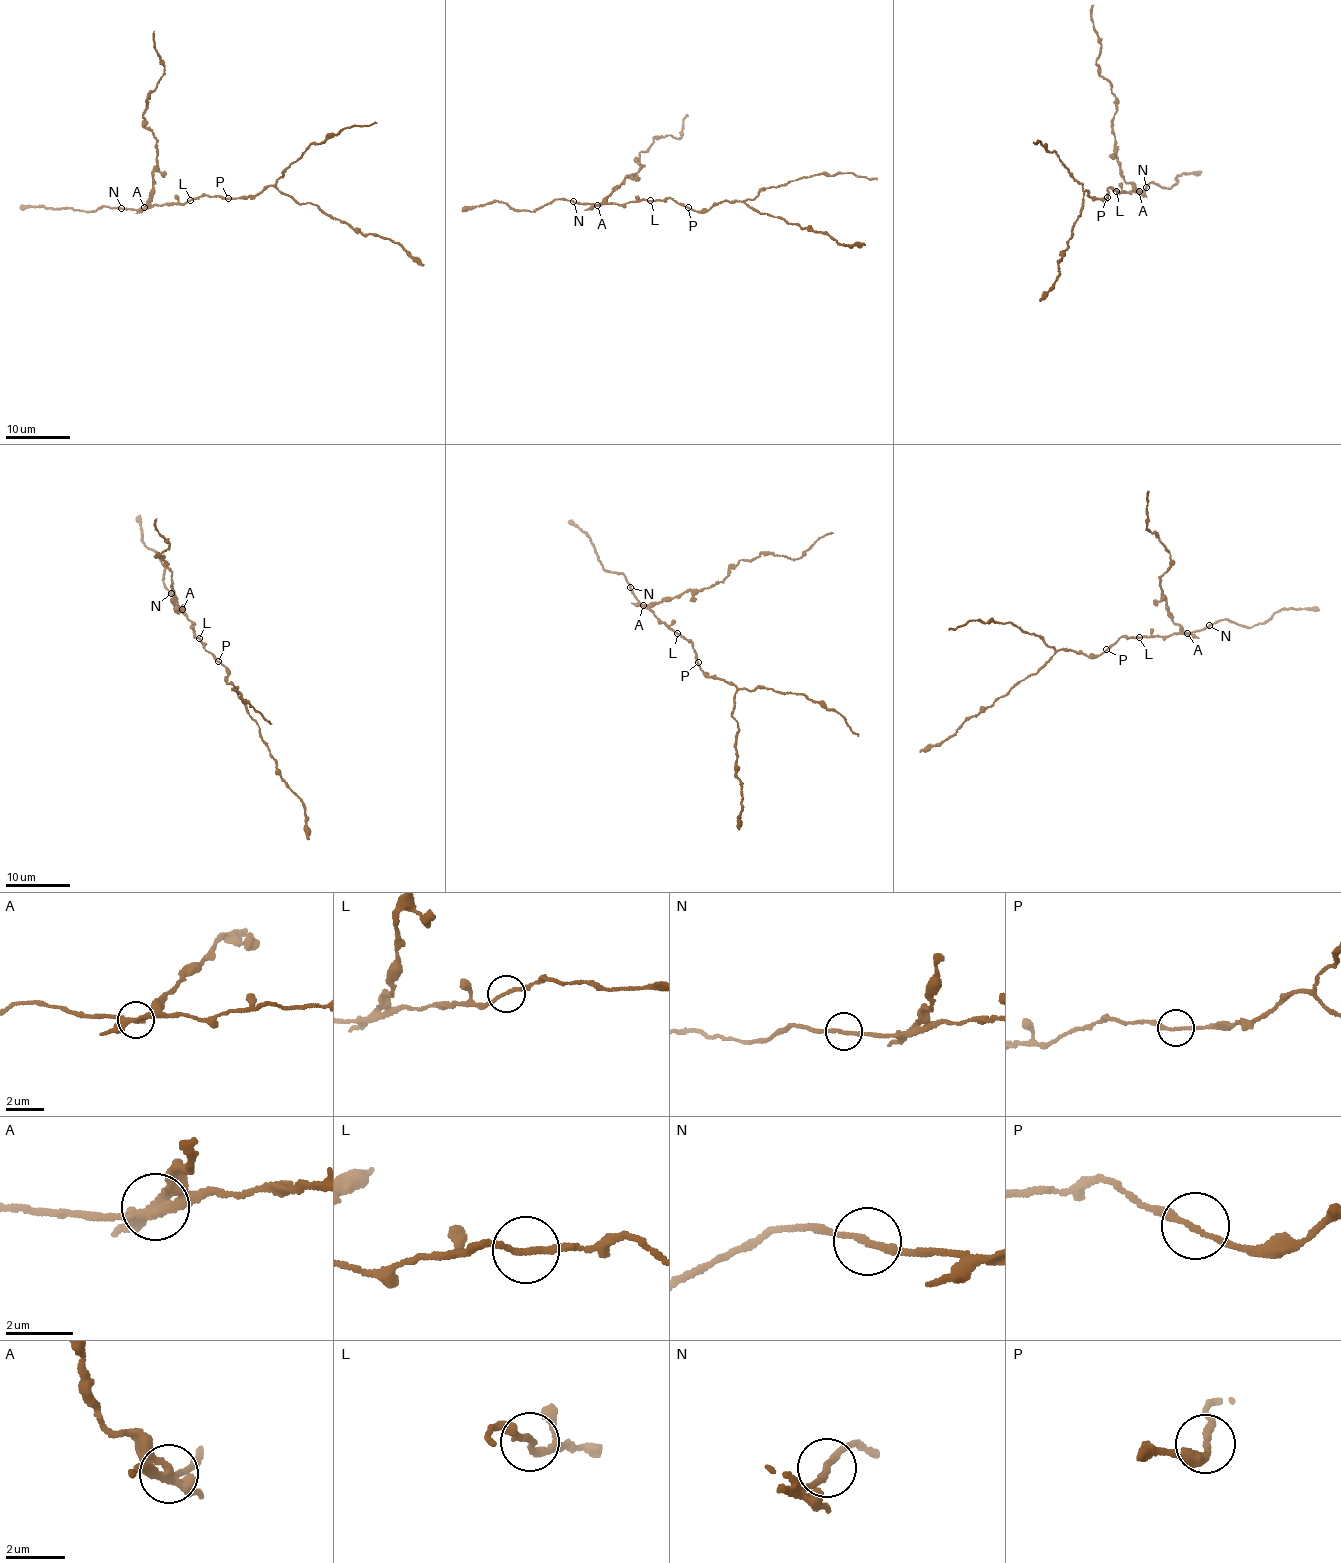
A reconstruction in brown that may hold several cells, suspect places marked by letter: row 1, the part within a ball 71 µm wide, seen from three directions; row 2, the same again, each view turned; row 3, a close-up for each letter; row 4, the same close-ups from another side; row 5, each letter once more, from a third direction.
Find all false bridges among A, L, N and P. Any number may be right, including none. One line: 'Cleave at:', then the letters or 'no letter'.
Cleave at: A, P

